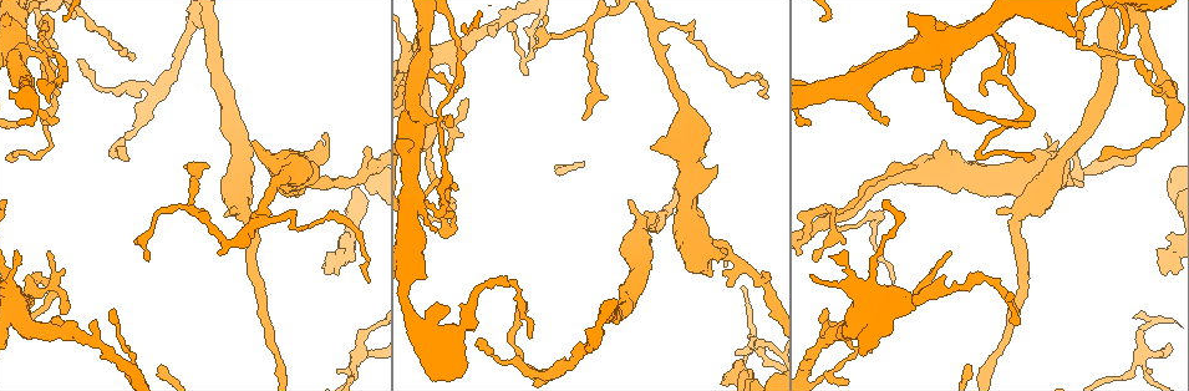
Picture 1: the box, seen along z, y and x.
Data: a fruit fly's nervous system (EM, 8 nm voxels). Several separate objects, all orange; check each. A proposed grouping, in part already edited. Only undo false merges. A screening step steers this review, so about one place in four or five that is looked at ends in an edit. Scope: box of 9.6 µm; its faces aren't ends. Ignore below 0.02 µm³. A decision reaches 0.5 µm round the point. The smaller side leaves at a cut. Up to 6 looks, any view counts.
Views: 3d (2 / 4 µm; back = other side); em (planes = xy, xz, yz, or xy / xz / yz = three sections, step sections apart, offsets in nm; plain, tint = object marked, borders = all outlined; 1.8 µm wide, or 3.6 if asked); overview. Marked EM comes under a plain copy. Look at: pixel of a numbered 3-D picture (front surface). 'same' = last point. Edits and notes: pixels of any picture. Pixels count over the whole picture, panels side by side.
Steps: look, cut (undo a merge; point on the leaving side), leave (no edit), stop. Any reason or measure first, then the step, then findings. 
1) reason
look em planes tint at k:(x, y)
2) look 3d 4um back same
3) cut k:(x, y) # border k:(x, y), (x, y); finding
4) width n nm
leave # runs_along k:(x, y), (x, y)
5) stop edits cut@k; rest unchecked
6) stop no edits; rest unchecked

abrupt turn
look 3d 4um at 1:(710, 243)

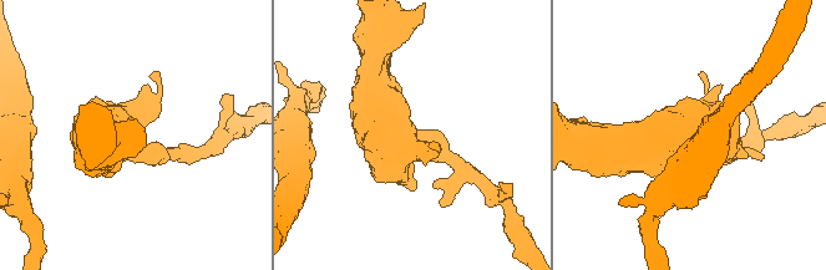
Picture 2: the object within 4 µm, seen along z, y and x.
look em 3.6um yz step 8 tint at 2:(417, 136)

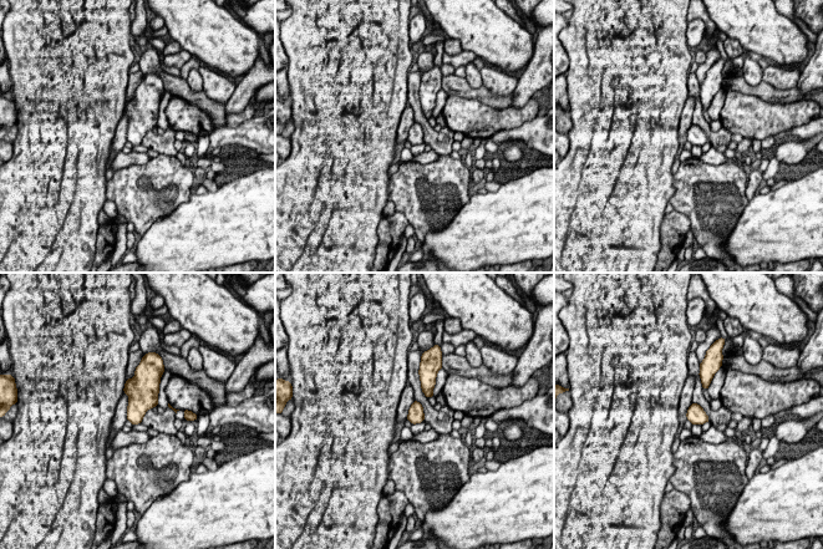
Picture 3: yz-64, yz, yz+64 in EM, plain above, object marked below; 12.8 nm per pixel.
cut it another way
look em 3.6um planes tint same

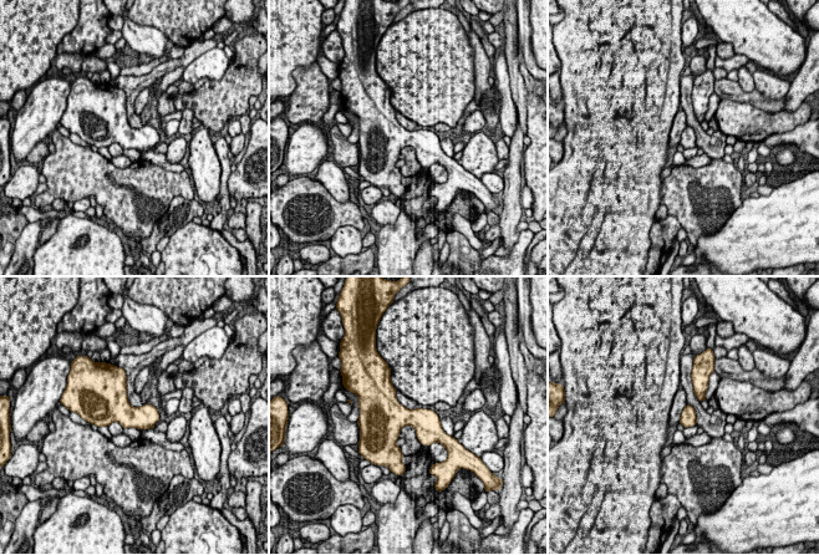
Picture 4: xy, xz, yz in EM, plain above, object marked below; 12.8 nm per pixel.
width 200 nm
leave # one cell here

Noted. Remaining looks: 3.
look em xz step 16 tint at 1:(1008, 50)

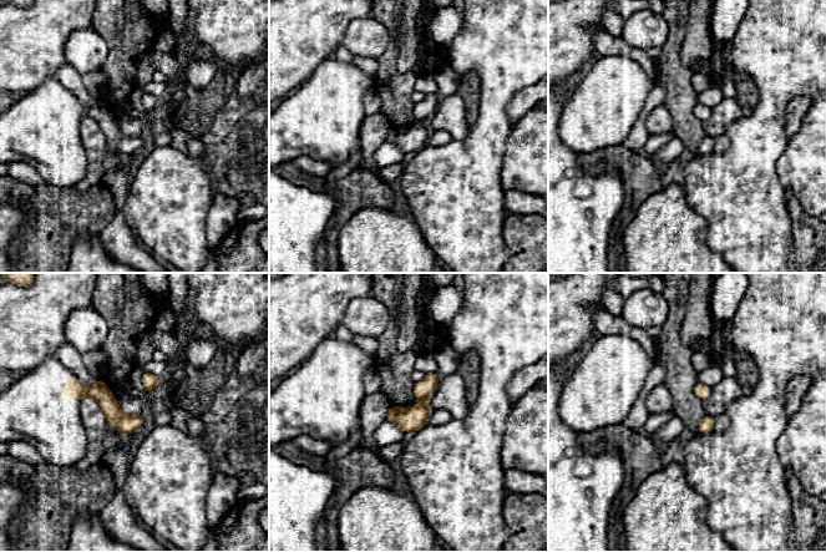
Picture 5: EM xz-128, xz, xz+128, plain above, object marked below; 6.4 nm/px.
another direction
look em planes borders same

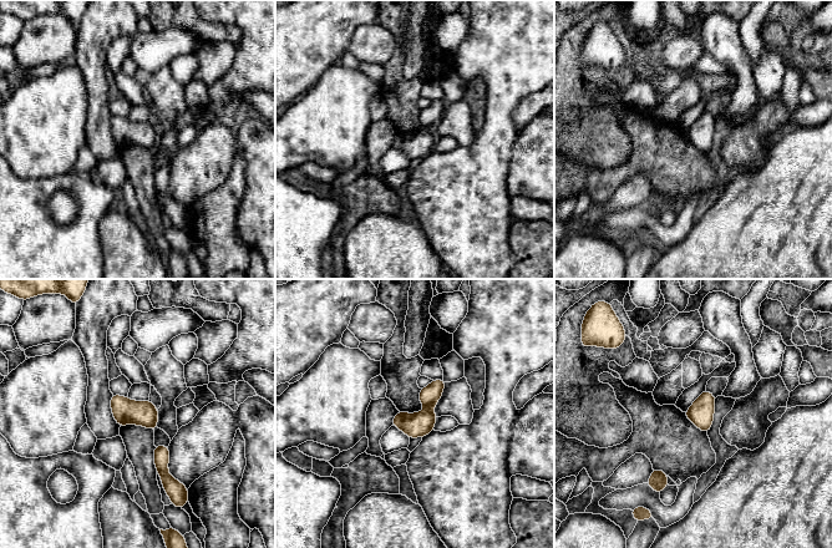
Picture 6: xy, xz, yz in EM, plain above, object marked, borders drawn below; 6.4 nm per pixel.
cut 6:(429, 396) # border 6:(427, 407), (432, 410); a second cell is stuck on

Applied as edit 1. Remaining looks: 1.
looks like a crossing
look em planes tint at 1:(1138, 353)

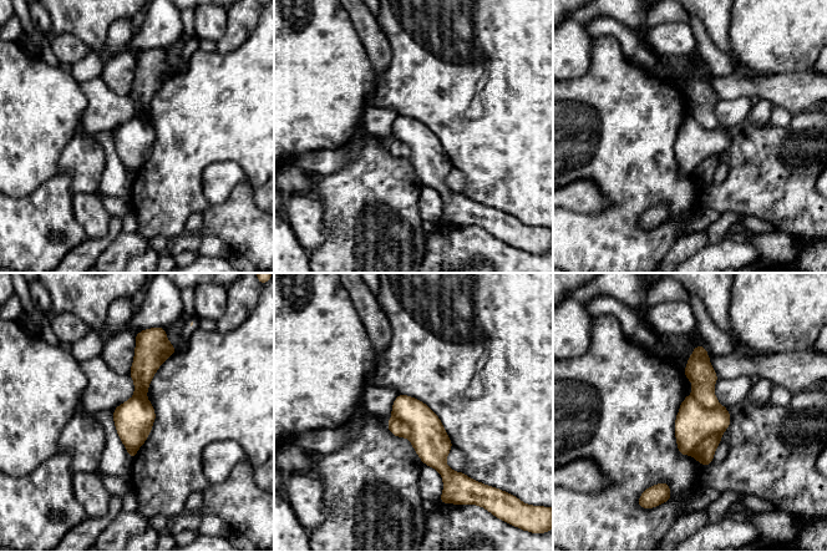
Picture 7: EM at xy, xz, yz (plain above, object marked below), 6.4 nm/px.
cut 7:(704, 452) # border 7:(720, 435), (706, 436), (690, 454); a second cell is stuck on

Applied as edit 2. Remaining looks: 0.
stop edits cut@6, cut@7; rest unchecked

